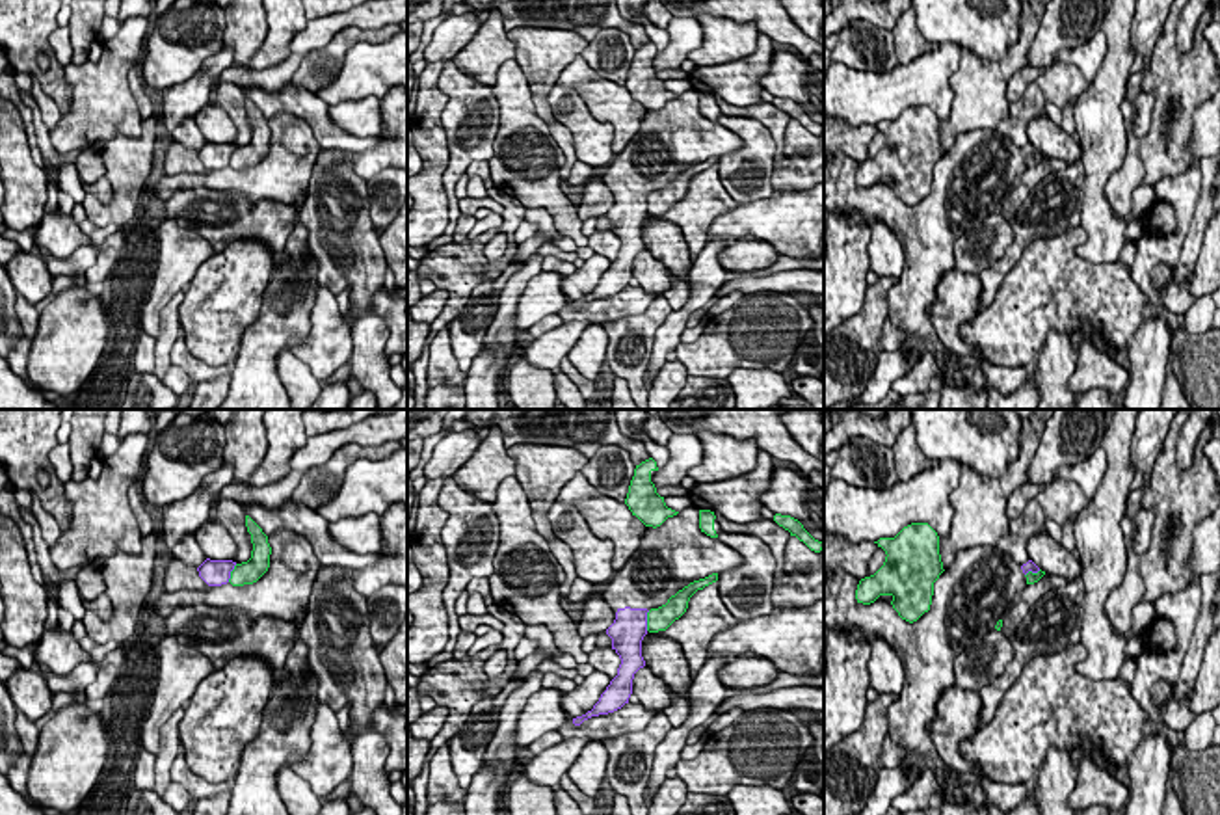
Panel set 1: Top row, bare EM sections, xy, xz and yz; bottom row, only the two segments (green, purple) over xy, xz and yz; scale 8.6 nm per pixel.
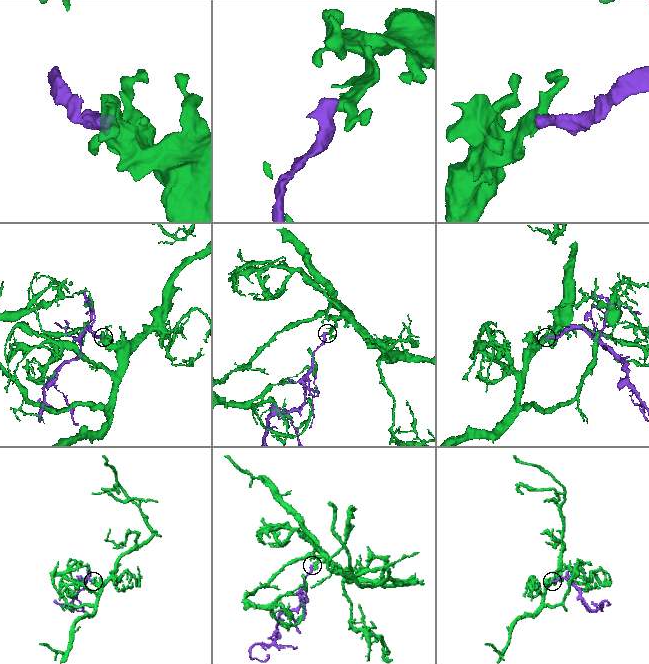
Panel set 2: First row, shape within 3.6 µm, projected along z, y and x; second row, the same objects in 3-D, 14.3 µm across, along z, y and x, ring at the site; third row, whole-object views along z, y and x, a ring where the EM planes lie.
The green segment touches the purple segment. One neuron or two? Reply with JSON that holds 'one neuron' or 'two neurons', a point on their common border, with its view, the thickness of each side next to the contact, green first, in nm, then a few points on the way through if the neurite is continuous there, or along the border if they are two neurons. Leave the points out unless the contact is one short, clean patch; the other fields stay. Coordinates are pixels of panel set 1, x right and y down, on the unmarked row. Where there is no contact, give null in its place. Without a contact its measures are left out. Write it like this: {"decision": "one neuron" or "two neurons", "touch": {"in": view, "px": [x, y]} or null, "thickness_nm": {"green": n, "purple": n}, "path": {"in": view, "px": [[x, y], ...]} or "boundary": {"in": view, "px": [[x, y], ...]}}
{"decision": "two neurons", "touch": {"in": "xz", "px": [648, 203]}, "thickness_nm": {"green": 200, "purple": 300}, "boundary": {"in": "xz", "px": [[649, 194], [646, 213]]}}

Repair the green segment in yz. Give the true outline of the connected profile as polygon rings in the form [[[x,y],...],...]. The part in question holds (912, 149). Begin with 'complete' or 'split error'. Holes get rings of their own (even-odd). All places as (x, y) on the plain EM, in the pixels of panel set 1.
complete; [[[911,106],[895,121],[874,125],[885,134],[883,149],[859,164],[857,186],[870,188],[880,179],[891,179],[893,192],[909,207],[930,194],[934,166],[945,154],[939,138],[939,119],[928,106]]]

